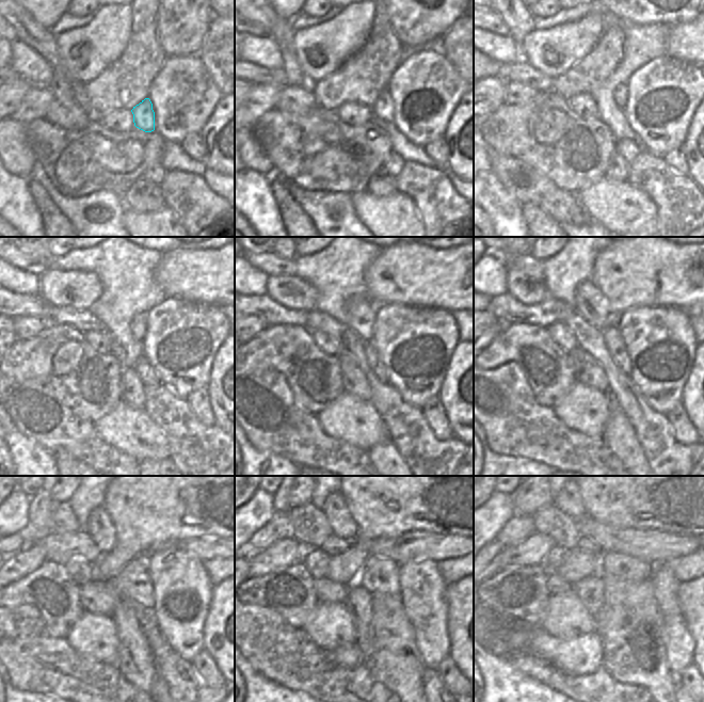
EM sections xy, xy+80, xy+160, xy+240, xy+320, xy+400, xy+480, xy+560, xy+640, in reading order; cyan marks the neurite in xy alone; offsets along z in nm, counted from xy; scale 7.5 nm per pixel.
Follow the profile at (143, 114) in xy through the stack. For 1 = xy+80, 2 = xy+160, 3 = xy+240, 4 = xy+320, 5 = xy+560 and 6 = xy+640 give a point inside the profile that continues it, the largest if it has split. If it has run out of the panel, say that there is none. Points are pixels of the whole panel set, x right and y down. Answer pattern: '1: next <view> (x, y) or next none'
1: next xy+80 (383, 109)
2: next xy+160 (621, 93)
3: next xy+240 (139, 322)
4: next xy+320 (361, 309)
5: next xy+560 (334, 508)
6: next xy+640 (568, 499)

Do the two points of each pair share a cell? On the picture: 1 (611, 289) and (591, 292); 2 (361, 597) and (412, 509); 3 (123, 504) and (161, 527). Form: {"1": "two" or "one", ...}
{"1": "two", "2": "two", "3": "one"}

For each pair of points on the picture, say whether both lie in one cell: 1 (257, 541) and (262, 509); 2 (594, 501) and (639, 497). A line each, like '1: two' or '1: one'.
1: two
2: one

